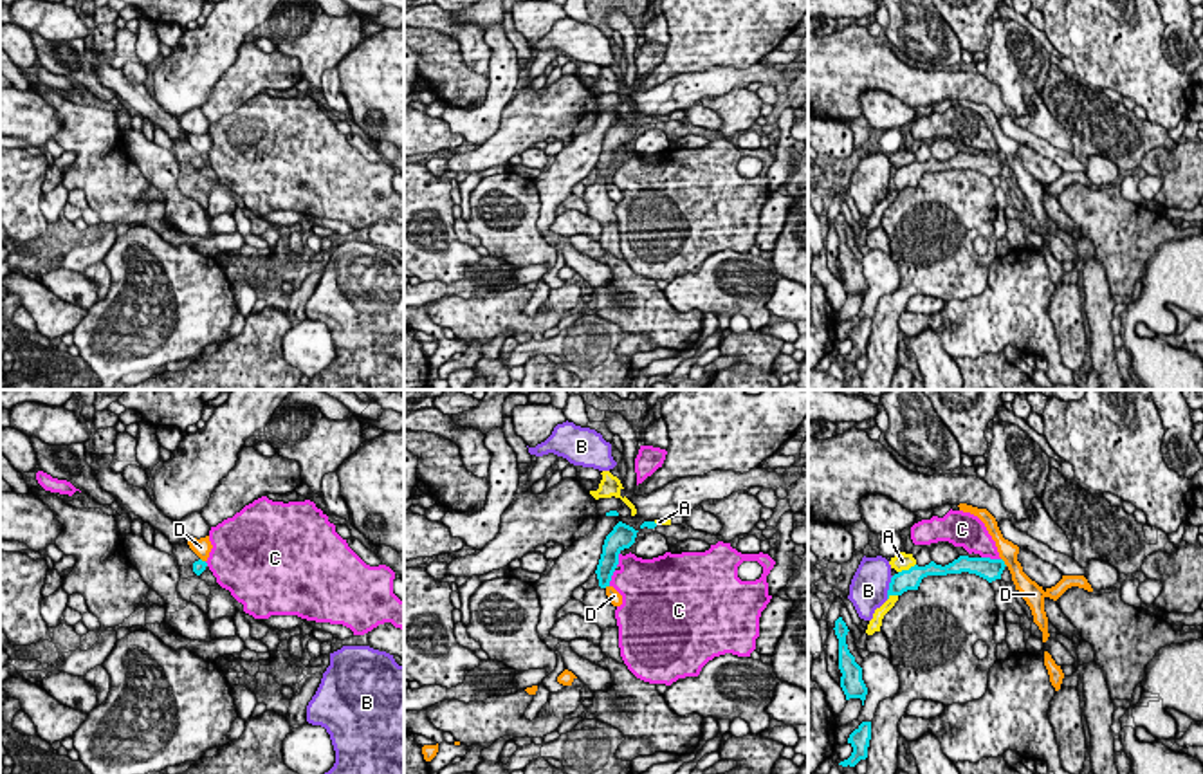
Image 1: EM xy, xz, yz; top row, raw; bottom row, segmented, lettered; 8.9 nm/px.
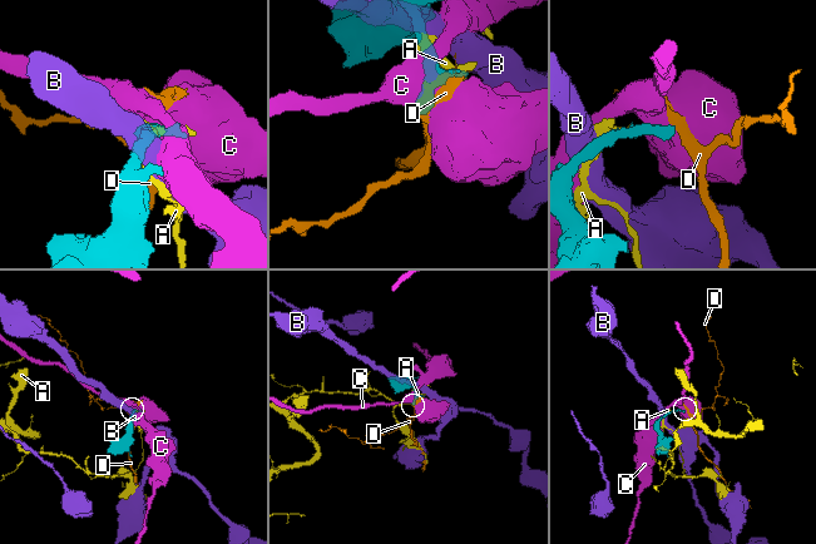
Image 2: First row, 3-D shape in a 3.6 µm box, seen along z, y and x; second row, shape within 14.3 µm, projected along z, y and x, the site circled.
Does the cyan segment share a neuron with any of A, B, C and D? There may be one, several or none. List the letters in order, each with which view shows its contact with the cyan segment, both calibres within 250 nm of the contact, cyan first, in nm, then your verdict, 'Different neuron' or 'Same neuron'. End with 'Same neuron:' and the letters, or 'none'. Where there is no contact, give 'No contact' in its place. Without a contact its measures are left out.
A: Touches cyan in yz. Thickness 190 nm (cyan) against 160 nm. Different neuron
B: Touches cyan in yz. Thickness 190 nm (cyan) against 340 nm. Different neuron
C: Touches cyan in yz. Thickness 190 nm (cyan) against 280 nm. Different neuron
D: Touches cyan in yz. Thickness 190 nm (cyan) against 160 nm. Different neuron
Same neuron: none

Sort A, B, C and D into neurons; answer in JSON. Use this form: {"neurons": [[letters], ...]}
{"neurons": [["A"], ["B"], ["C"], ["D"]]}

